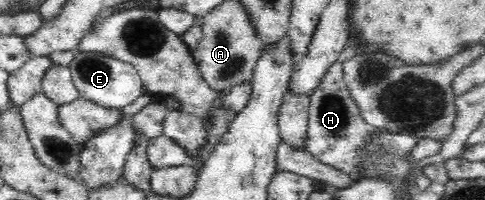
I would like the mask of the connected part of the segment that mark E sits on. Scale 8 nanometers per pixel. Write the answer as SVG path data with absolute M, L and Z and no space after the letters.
M78 52L69 64L72 80L80 91L80 96L100 106L124 108L134 104L145 93L144 83L132 64L92 52Z

